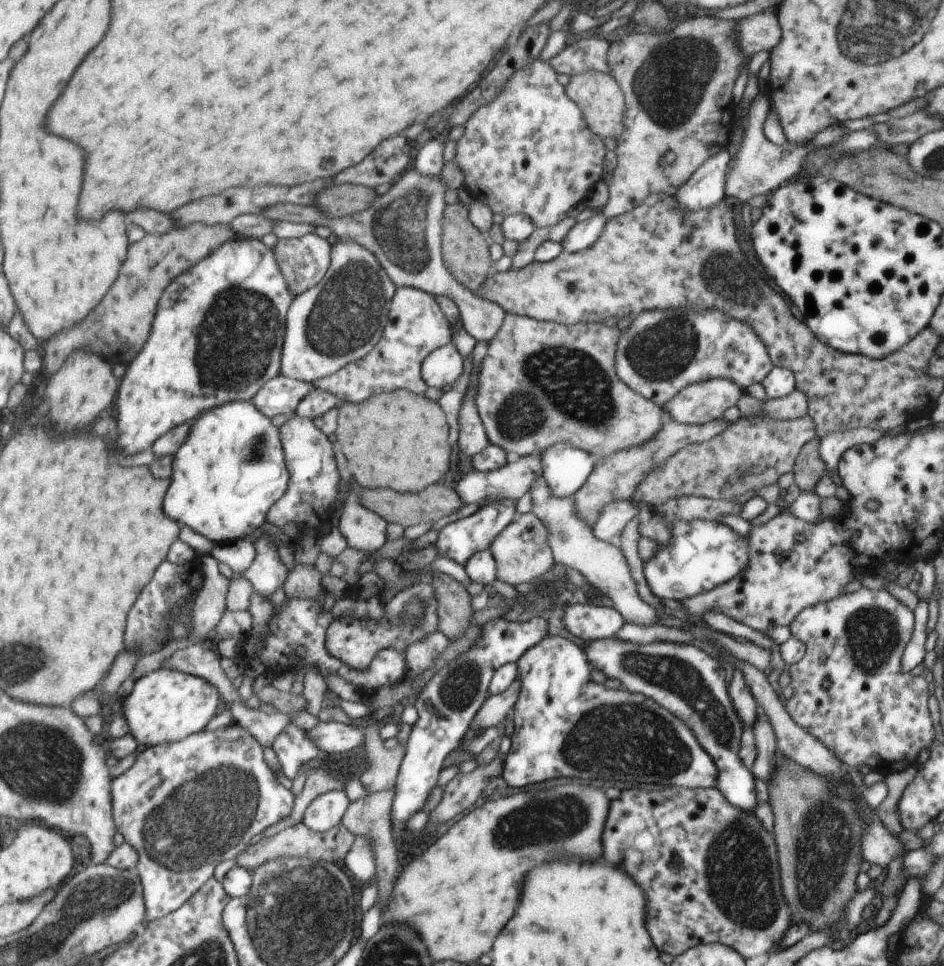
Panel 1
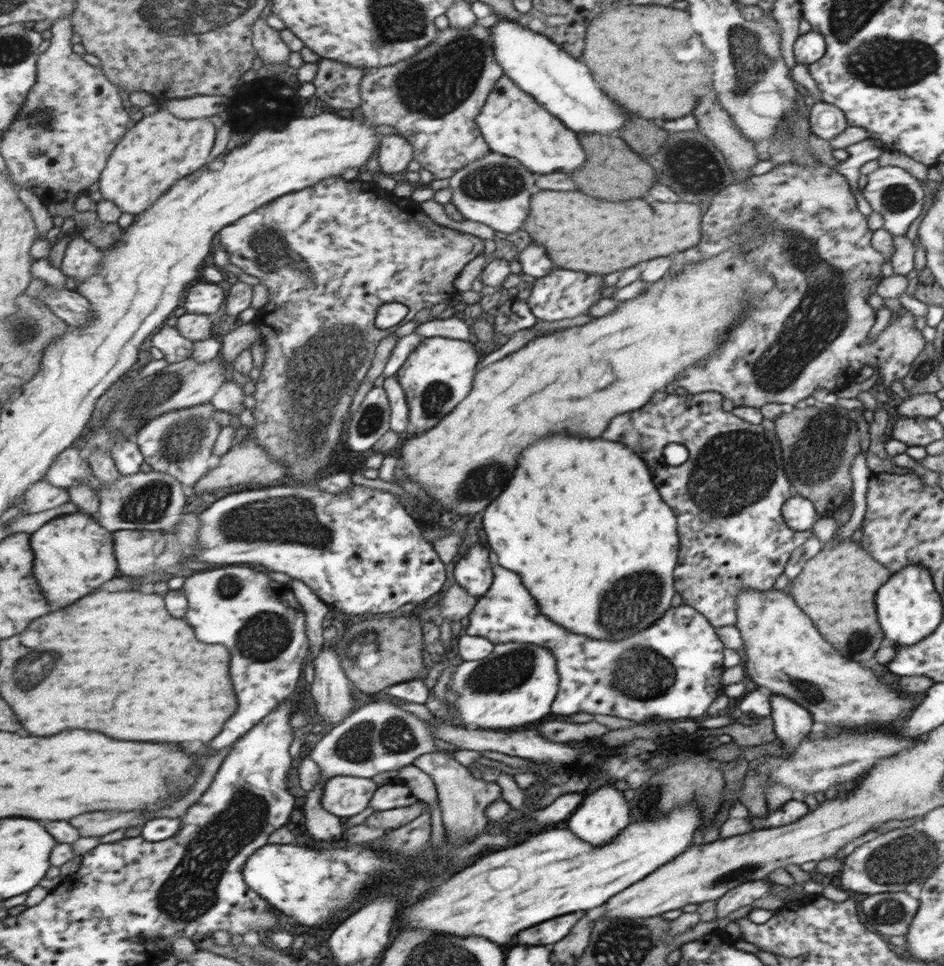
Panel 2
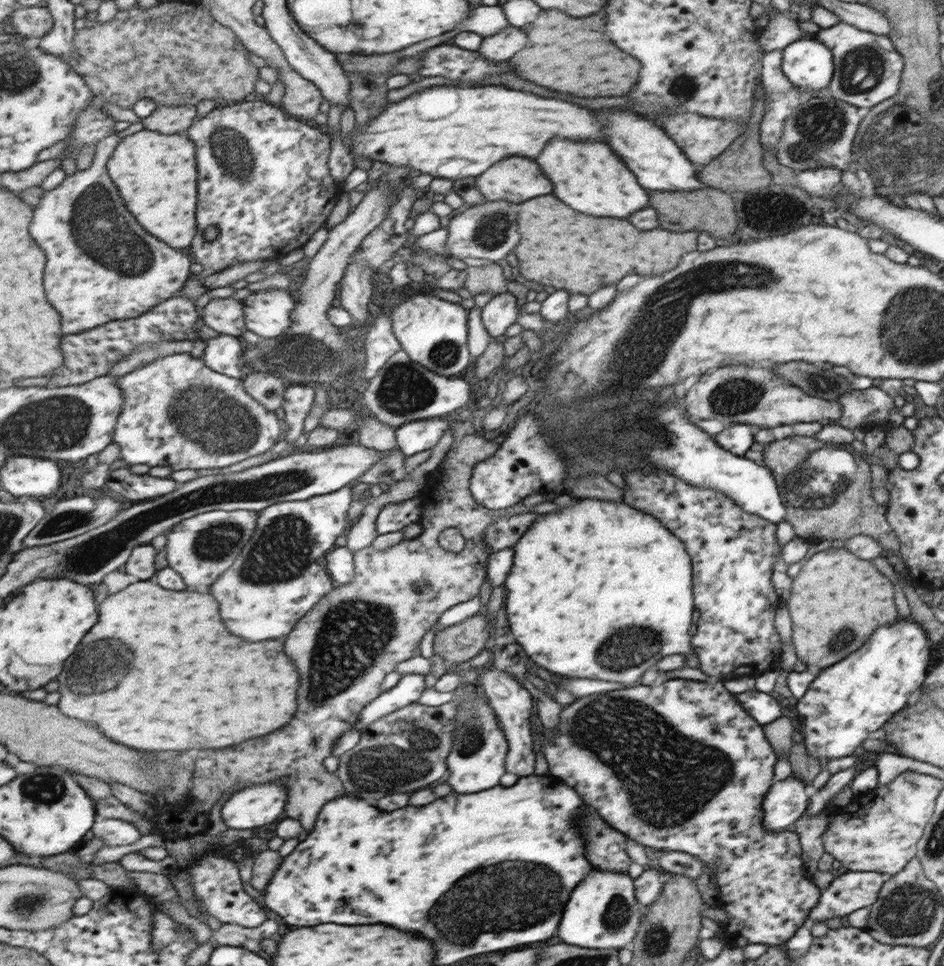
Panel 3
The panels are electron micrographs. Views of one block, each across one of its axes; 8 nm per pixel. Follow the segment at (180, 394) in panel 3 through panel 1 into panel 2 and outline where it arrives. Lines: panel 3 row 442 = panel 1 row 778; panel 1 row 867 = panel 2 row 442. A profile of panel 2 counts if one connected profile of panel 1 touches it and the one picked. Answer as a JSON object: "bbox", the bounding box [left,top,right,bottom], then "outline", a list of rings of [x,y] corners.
{"bbox":[136,402,225,491],"outline":[[[210,402],[176,409],[150,419],[144,425],[144,430],[136,436],[147,463],[154,471],[174,476],[191,491],[200,480],[211,475],[212,471],[224,463],[225,454],[216,456],[216,444],[220,444],[220,436],[224,436],[224,424],[216,419],[216,412],[216,405]]]}

